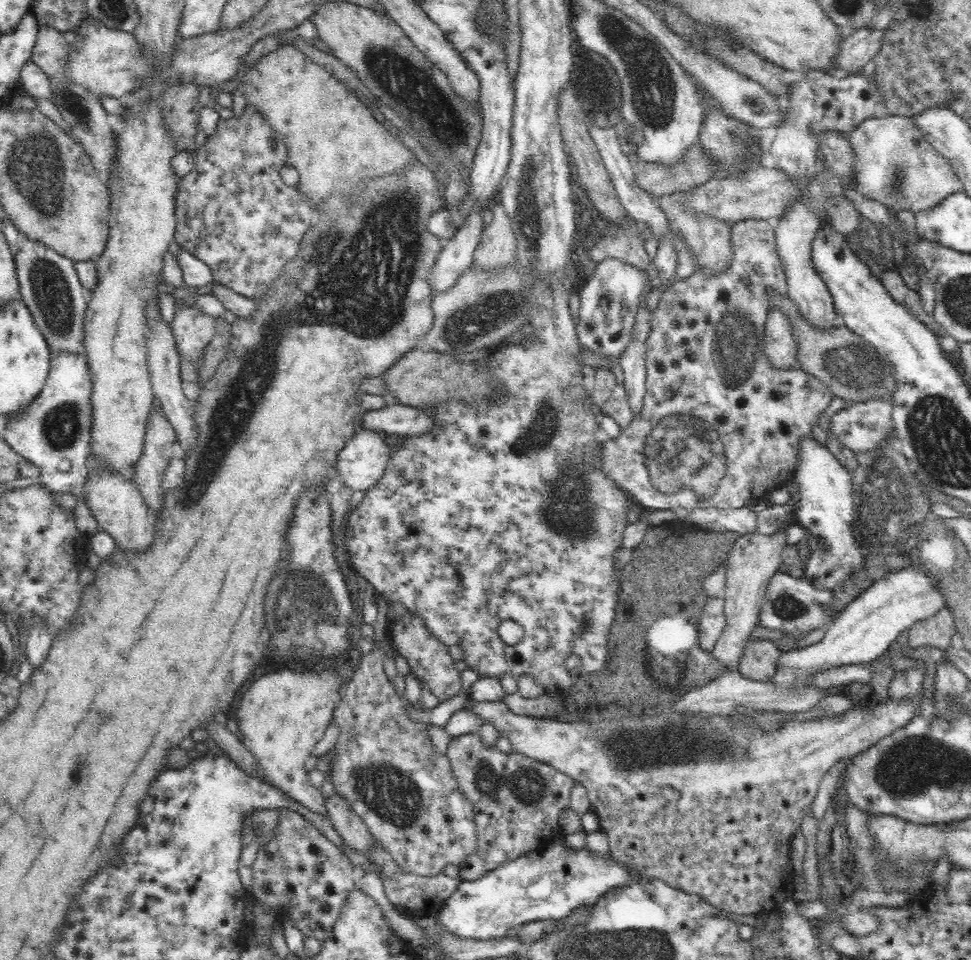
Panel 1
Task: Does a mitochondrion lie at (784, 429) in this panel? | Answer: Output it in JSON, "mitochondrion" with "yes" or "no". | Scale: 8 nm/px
{"mitochondrion":"no"}

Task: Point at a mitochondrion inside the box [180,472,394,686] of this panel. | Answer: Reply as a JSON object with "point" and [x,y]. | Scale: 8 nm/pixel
{"point":[305,611]}

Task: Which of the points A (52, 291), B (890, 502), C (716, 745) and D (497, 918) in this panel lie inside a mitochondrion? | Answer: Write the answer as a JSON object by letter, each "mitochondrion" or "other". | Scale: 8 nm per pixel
{"A":"mitochondrion","B":"mitochondrion","C":"mitochondrion","D":"other"}

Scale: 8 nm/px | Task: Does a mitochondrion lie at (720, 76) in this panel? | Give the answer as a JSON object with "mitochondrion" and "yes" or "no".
{"mitochondrion":"no"}

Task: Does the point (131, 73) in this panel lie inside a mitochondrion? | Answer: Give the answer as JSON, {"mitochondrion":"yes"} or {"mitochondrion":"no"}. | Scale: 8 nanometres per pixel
{"mitochondrion":"no"}

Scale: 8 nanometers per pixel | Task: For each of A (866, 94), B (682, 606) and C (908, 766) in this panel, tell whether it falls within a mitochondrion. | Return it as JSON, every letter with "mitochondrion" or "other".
{"A":"other","B":"other","C":"mitochondrion"}

